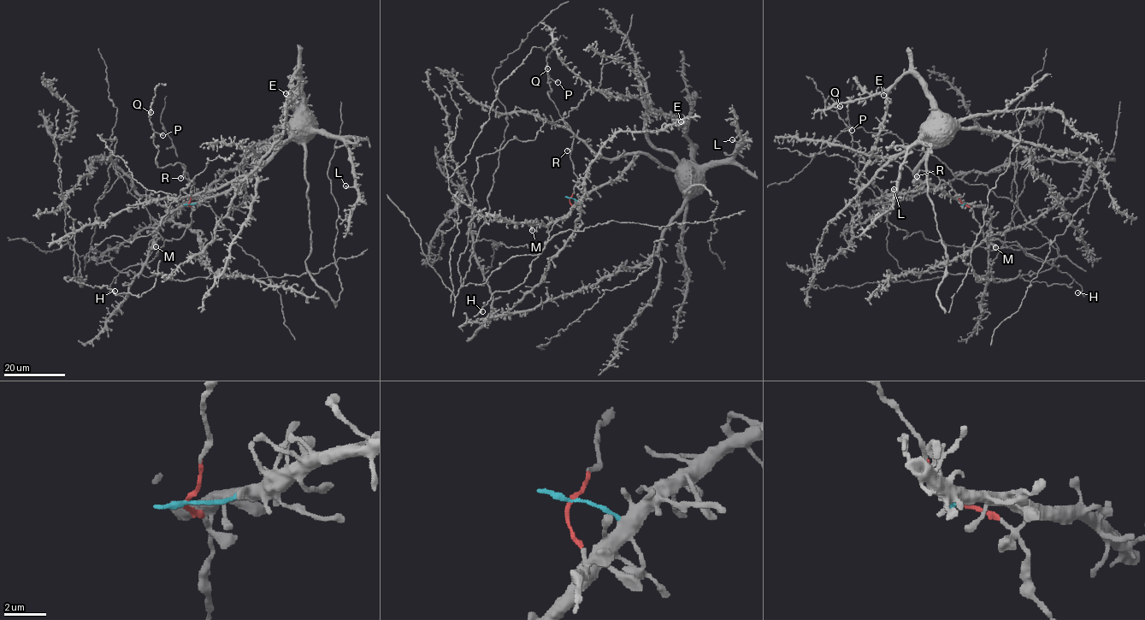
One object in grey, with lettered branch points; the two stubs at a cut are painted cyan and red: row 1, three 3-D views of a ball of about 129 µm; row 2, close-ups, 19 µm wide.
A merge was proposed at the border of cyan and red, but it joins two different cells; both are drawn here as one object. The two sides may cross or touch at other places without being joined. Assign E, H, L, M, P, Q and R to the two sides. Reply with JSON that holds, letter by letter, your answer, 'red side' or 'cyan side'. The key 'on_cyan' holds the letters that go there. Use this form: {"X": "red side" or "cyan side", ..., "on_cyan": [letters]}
{"E": "cyan side", "H": "red side", "L": "cyan side", "M": "cyan side", "P": "red side", "Q": "red side", "R": "red side", "on_cyan": ["E", "L", "M"]}

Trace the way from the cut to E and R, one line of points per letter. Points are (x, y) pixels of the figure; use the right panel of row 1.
E: (963, 204), (915, 174), (932, 141), (935, 123), (931, 102), (922, 83), (911, 73), (904, 73), (883, 95)
R: (963, 204), (952, 188), (929, 171), (917, 170), (916, 176)

